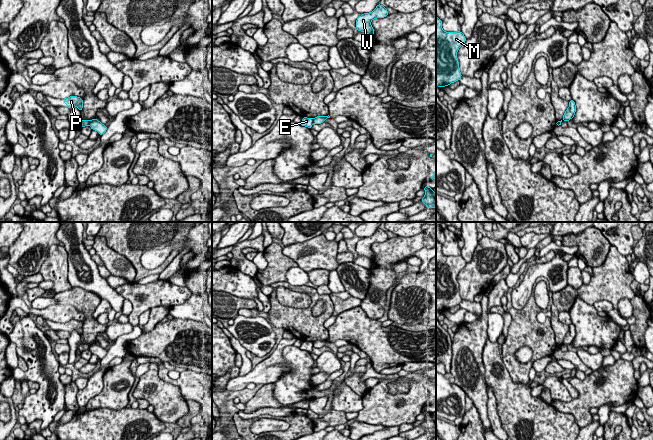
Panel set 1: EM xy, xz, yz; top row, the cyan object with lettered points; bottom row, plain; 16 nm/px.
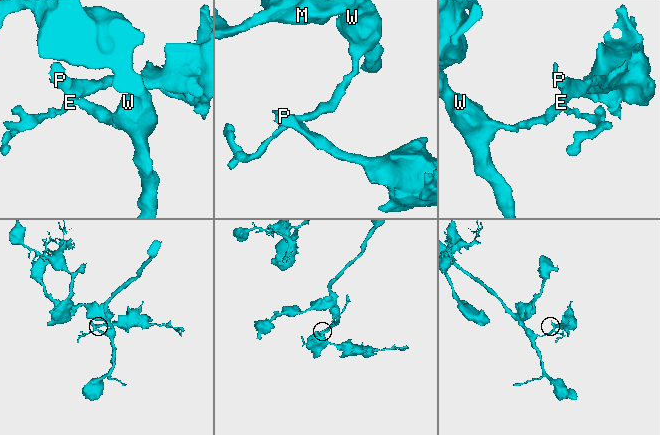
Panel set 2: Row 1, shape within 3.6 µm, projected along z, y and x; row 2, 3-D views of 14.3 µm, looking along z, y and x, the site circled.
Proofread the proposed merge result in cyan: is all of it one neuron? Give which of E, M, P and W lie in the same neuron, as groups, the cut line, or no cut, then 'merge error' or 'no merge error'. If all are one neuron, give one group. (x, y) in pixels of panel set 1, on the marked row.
groups E P / M W; cut xz (312, 118), (313, 122); merge error

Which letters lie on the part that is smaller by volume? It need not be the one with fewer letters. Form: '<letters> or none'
E, P

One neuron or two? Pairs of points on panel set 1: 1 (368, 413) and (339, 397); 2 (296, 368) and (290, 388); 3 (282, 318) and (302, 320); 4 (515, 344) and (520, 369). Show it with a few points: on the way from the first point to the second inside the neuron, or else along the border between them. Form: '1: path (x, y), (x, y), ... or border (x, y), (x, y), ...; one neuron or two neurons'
1: border (362, 396), (362, 408), (358, 412); two neurons
2: path (296, 373), (295, 383); one neuron
3: path (287, 318), (297, 320); one neuron
4: path (511, 350), (511, 360), (514, 363); one neuron

